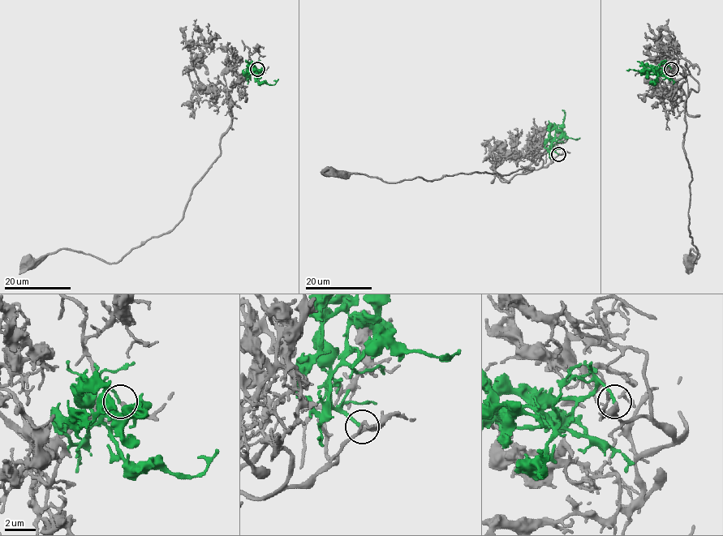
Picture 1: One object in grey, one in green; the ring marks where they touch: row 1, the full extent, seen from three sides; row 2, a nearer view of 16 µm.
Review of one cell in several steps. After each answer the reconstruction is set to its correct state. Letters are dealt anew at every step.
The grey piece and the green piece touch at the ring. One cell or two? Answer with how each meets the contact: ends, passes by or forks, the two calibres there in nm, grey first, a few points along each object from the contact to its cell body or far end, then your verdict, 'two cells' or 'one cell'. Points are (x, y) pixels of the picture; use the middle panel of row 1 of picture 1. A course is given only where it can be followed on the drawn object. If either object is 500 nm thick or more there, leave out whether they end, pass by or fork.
grey passes by; green ends there; 200 nm thick on the grey side, 180 nm on the other; grey runs (558, 154), (545, 166), (522, 166), (501, 175), (484, 171), (386, 182), (356, 173), (320, 172); green runs (558, 154), (551, 149), (553, 142), (560, 137), (579, 137); one cell

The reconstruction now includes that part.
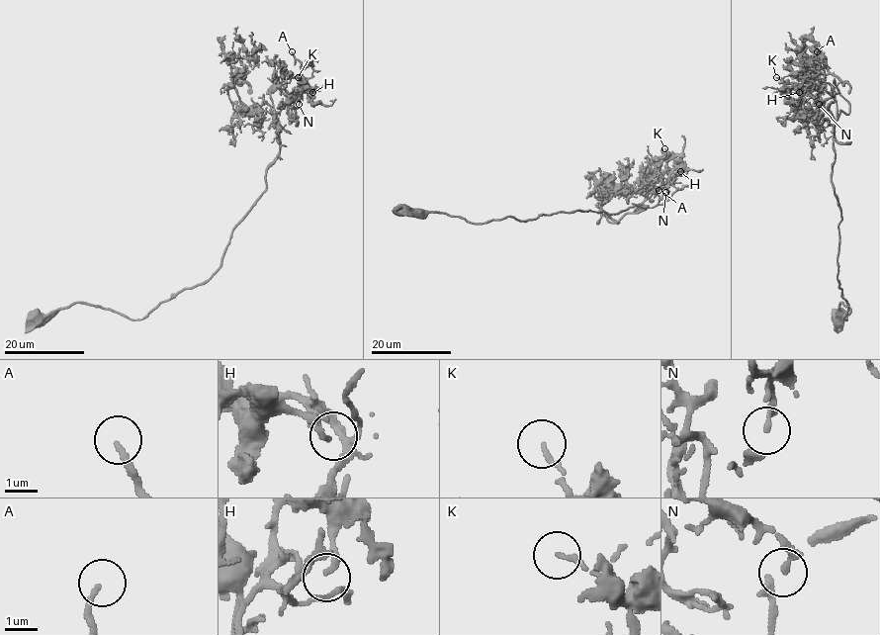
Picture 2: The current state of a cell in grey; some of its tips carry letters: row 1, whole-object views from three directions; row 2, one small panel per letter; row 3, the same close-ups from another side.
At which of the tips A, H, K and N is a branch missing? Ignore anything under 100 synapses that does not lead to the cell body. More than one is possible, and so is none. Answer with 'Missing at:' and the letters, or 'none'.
Missing at: A

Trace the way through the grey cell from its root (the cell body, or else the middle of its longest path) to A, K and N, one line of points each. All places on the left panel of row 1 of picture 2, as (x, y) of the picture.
A: (249, 209), (280, 148), (271, 91), (296, 95), (304, 86), (292, 51)
K: (249, 209), (280, 148), (271, 91), (308, 91), (298, 77)
N: (249, 209), (280, 148), (271, 91), (296, 95), (310, 89), (305, 81), (299, 104)

